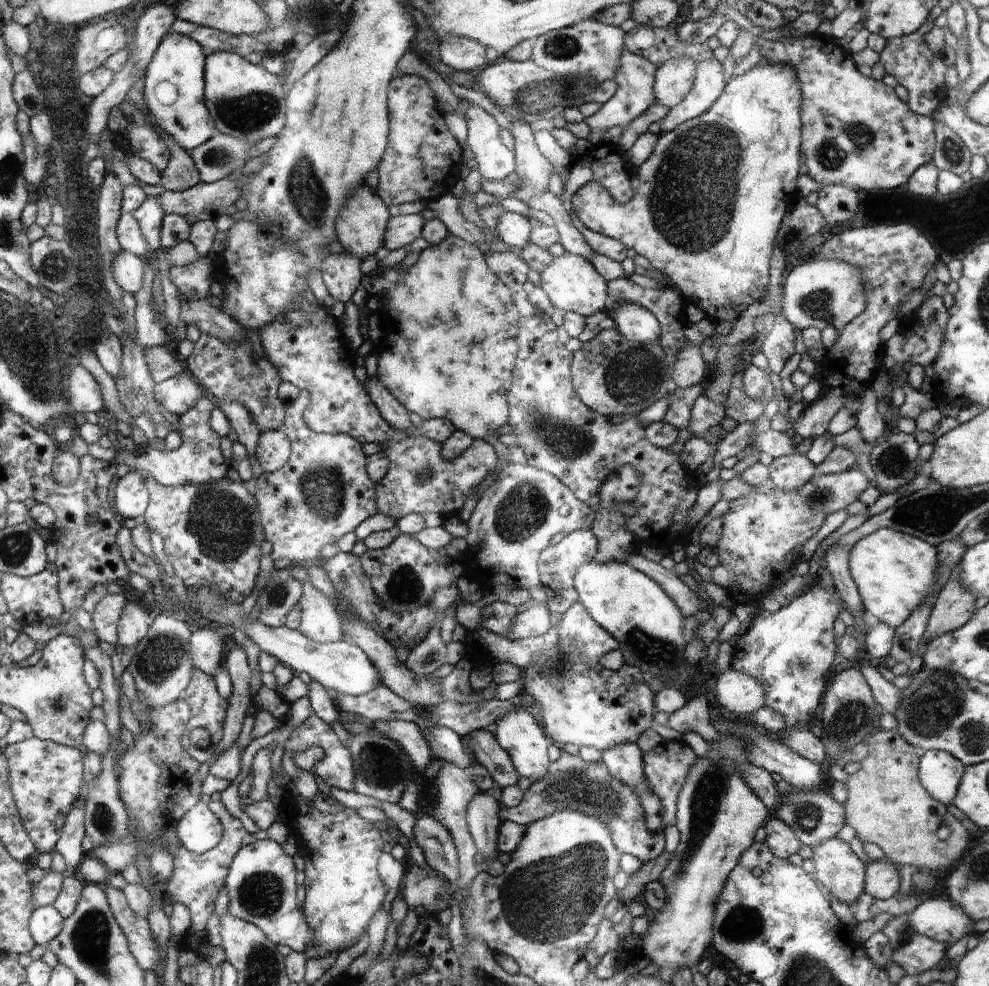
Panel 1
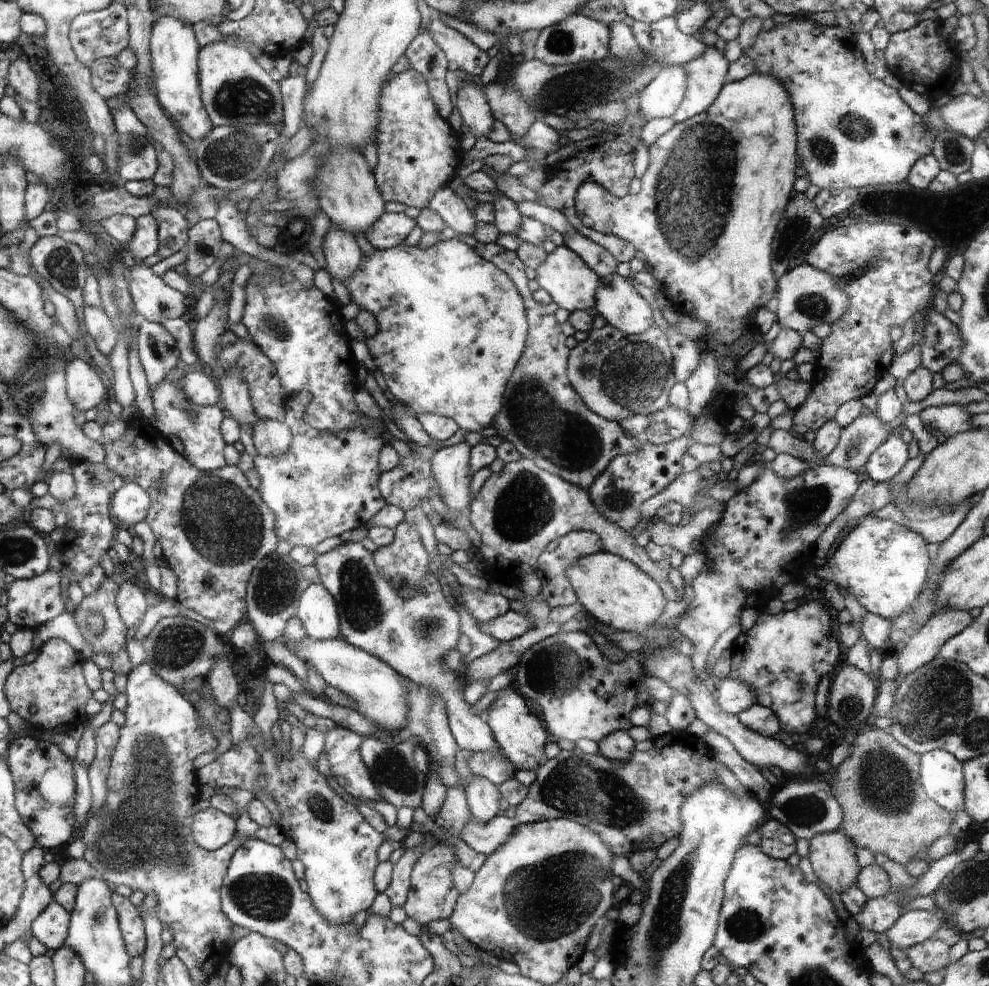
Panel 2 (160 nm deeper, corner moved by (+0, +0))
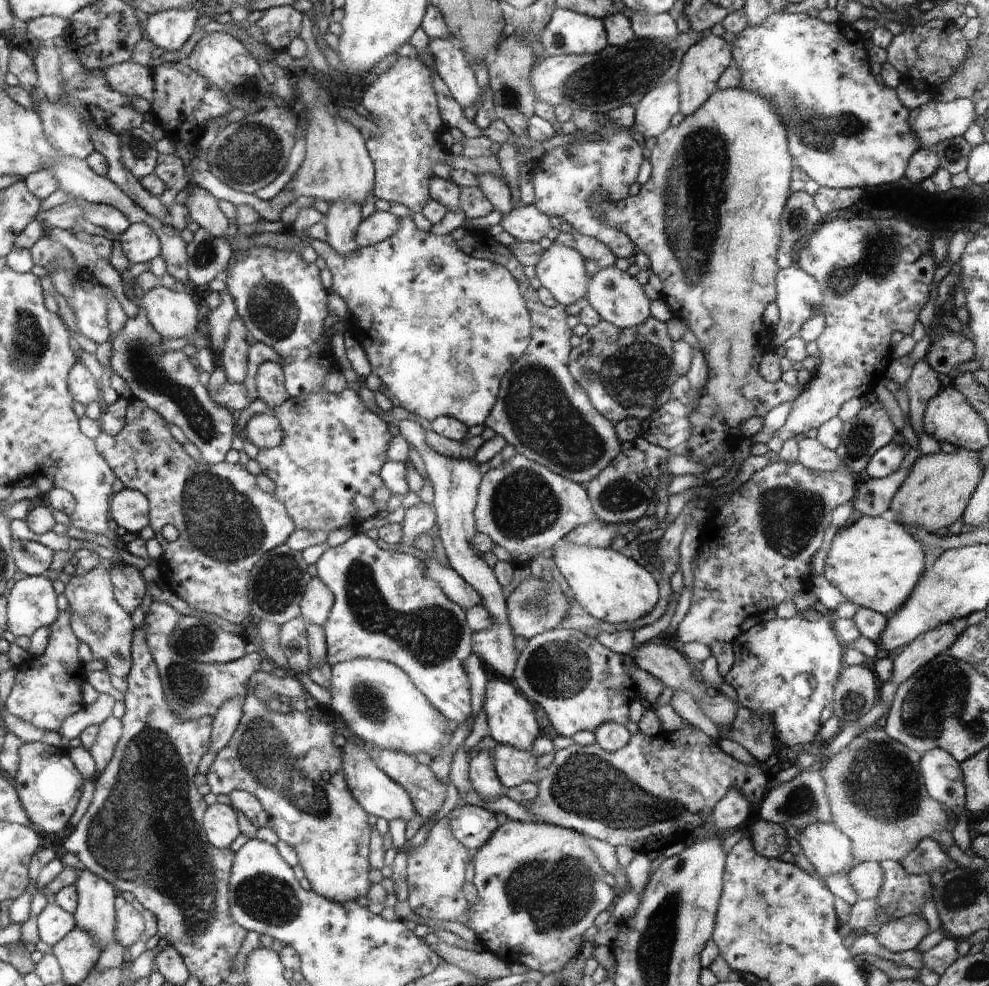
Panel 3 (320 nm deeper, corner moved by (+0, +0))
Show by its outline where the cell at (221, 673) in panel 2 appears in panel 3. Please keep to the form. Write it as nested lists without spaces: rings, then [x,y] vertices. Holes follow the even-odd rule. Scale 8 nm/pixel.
[[[239,696],[229,700],[213,718],[211,739],[208,750],[217,755],[230,741],[240,717],[245,697]]]

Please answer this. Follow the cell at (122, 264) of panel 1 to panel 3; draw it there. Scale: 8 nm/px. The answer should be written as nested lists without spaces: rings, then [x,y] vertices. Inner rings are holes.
[[[160,284],[149,292],[140,293],[136,304],[147,312],[153,327],[164,337],[182,339],[200,326],[199,308],[186,290],[178,292]]]

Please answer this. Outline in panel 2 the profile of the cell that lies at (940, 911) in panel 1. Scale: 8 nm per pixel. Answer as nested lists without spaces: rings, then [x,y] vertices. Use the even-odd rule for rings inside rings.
[[[940,908],[934,911],[910,909],[901,912],[886,934],[893,947],[905,951],[911,946],[930,939],[939,928],[947,926],[946,922],[945,915]]]

